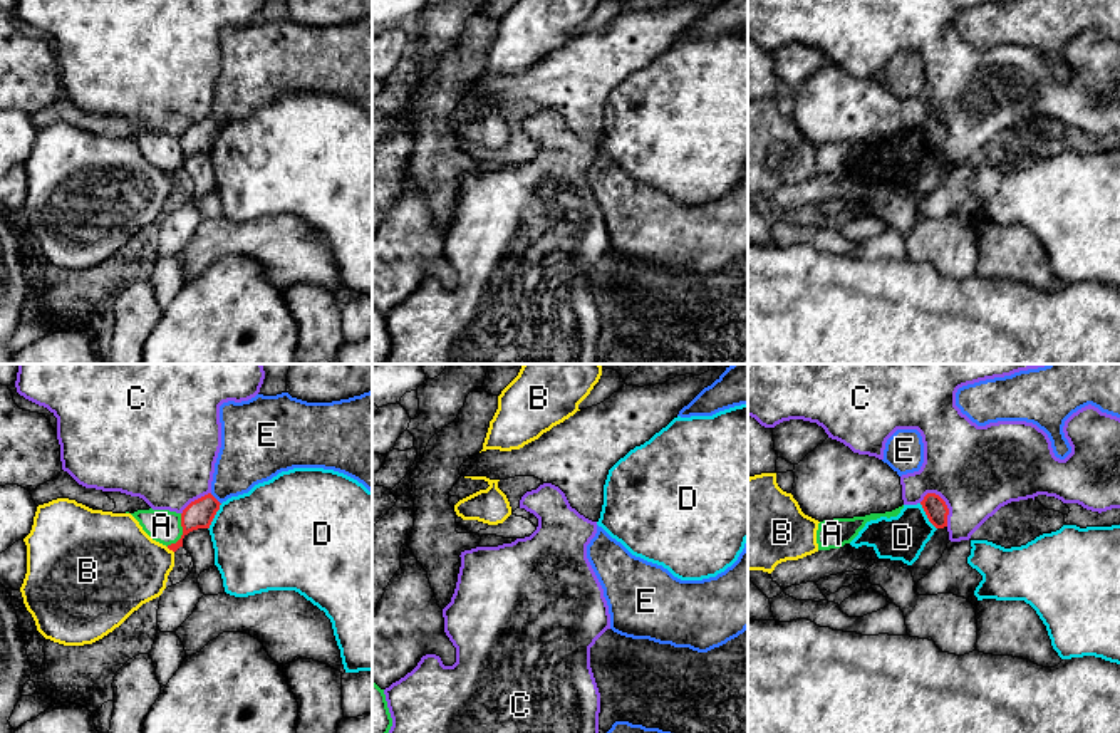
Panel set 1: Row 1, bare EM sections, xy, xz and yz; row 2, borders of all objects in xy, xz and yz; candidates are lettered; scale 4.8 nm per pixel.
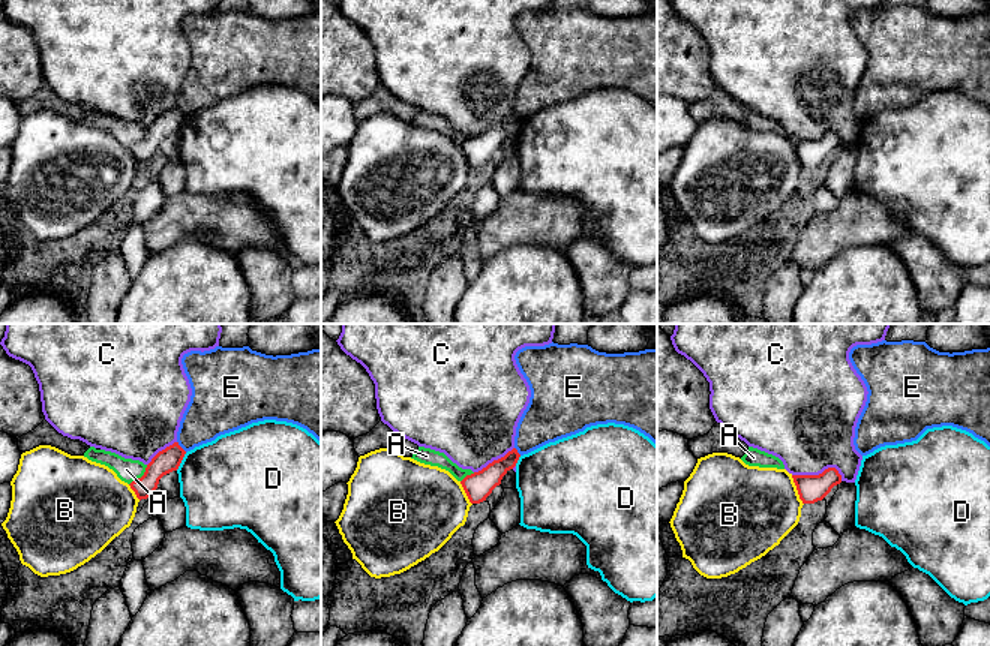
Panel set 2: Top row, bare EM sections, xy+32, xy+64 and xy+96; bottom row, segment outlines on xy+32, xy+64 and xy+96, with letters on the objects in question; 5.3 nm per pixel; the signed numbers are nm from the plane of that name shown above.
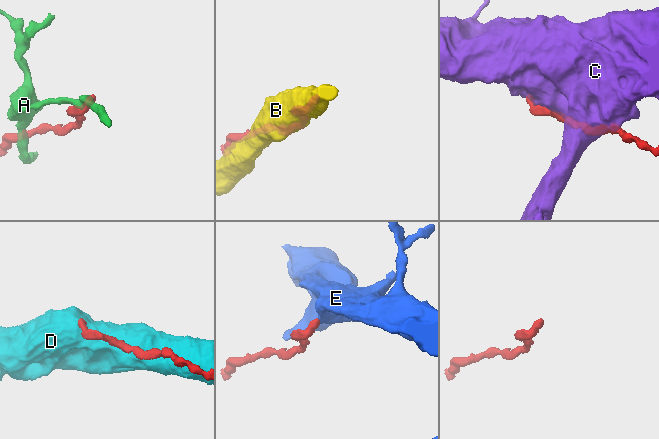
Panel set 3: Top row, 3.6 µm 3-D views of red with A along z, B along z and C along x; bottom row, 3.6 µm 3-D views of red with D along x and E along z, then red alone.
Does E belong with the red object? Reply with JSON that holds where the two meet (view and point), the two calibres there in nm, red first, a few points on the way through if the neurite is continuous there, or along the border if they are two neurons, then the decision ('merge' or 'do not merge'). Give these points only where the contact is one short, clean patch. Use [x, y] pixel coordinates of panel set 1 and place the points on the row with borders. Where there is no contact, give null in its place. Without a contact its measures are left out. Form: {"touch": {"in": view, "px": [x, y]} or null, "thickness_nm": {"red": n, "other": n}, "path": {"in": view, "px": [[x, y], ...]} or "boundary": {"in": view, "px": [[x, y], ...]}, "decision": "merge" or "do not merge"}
{"touch": {"in": "xy", "px": [215, 499]}, "thickness_nm": {"red": 140, "other": 260}, "boundary": {"in": "xy", "px": [[210, 493], [220, 504]]}, "decision": "do not merge"}

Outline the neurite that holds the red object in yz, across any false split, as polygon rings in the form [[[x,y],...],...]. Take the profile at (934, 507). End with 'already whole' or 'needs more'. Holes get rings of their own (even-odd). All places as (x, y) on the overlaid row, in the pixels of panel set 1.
[[[927,493],[924,496],[924,500],[920,502],[929,522],[936,527],[936,528],[944,528],[947,527],[947,515],[949,515],[949,508],[946,505],[946,502],[936,495],[936,493]]]; already whole

